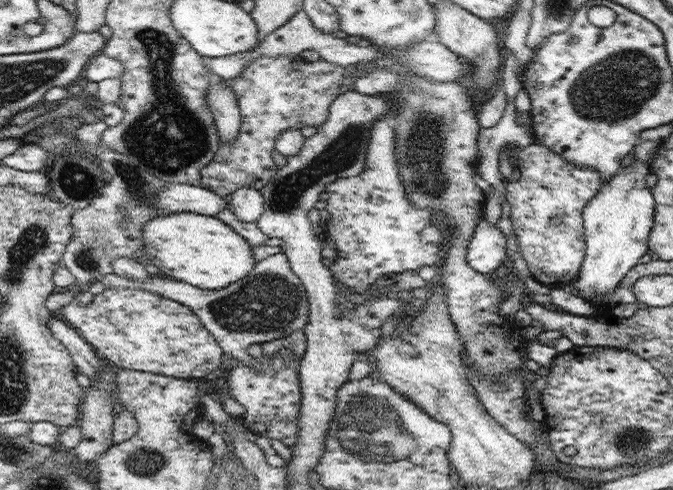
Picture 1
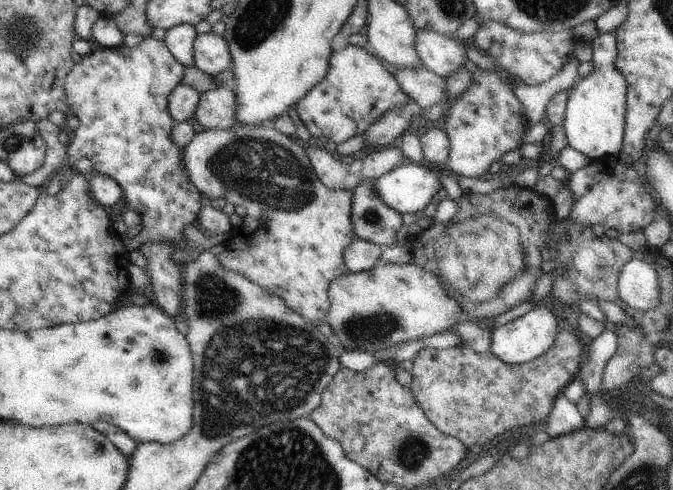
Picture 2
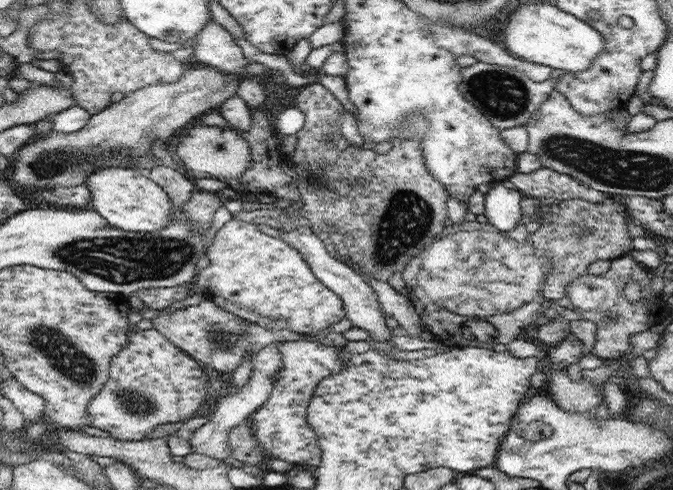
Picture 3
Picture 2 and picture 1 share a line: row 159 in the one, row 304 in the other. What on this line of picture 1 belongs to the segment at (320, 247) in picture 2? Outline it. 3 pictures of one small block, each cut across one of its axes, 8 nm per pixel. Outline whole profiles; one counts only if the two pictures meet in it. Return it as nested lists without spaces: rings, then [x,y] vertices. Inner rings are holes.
[[[279,251],[256,262],[254,270],[248,276],[220,290],[204,290],[191,284],[158,275],[152,280],[138,282],[112,272],[94,278],[92,282],[102,281],[119,289],[144,289],[181,302],[198,316],[202,324],[214,335],[220,348],[232,355],[234,362],[244,362],[252,368],[258,368],[258,360],[248,353],[251,344],[270,342],[286,338],[295,330],[304,328],[308,322],[309,302],[306,289],[298,275],[292,272],[286,253]]]

